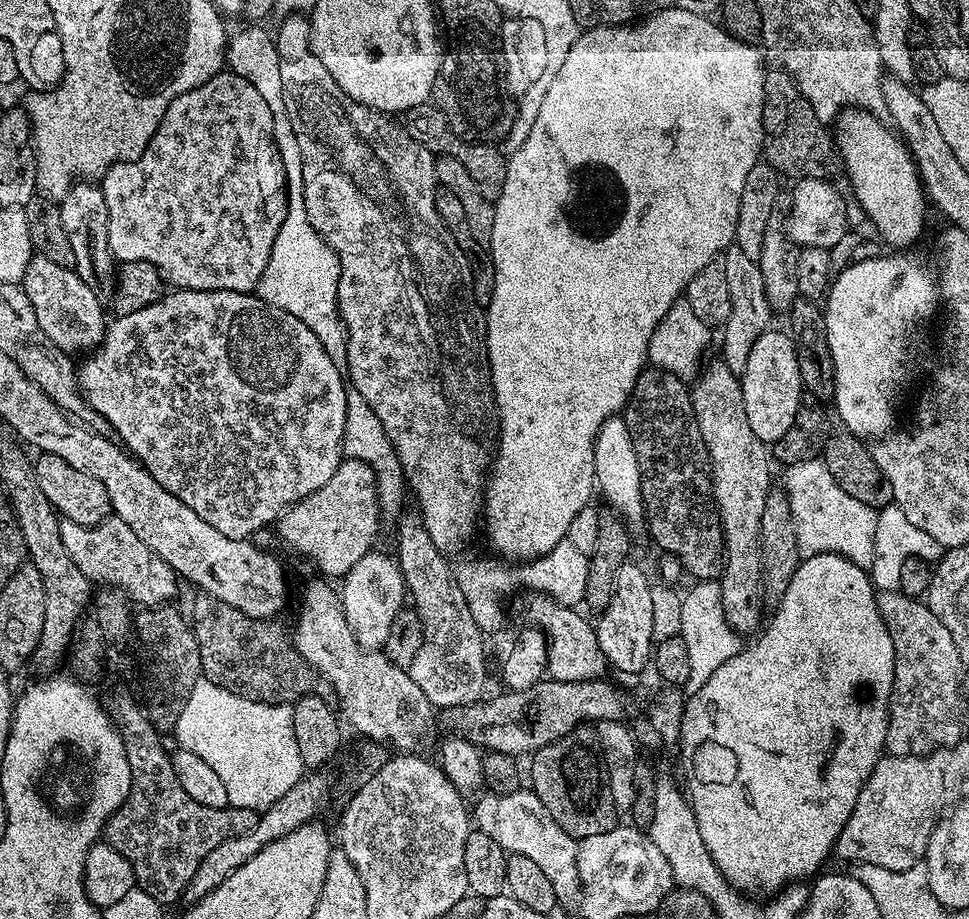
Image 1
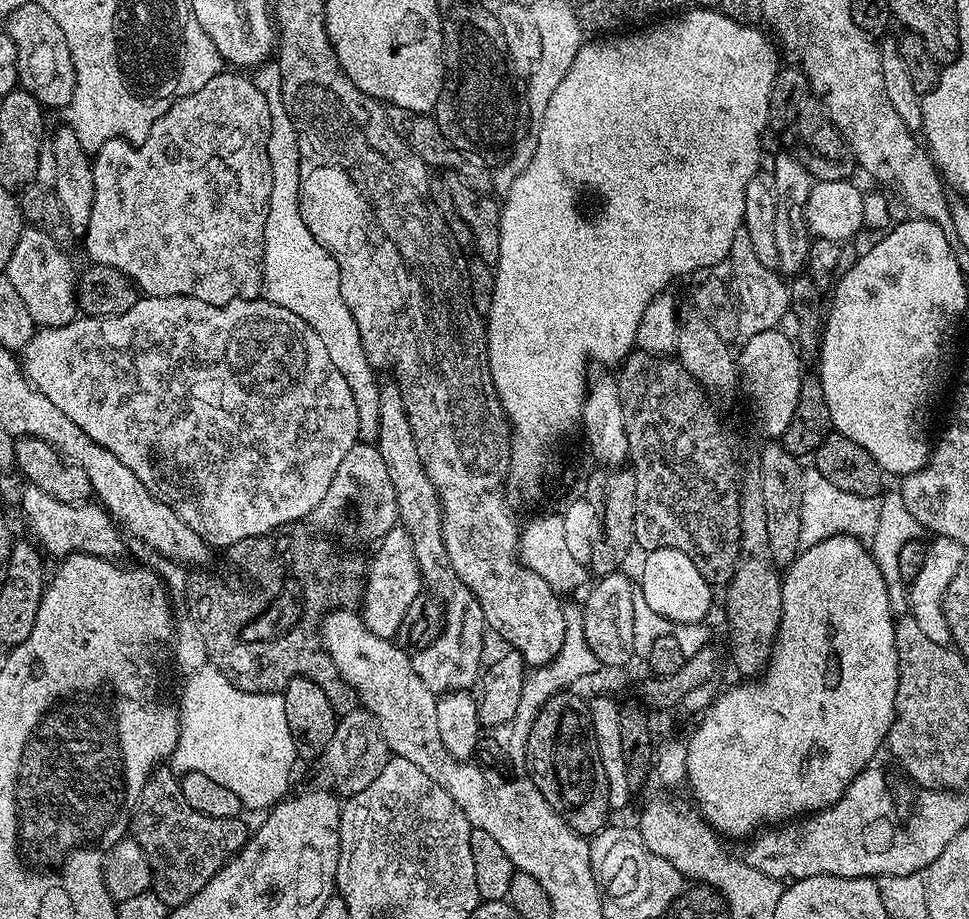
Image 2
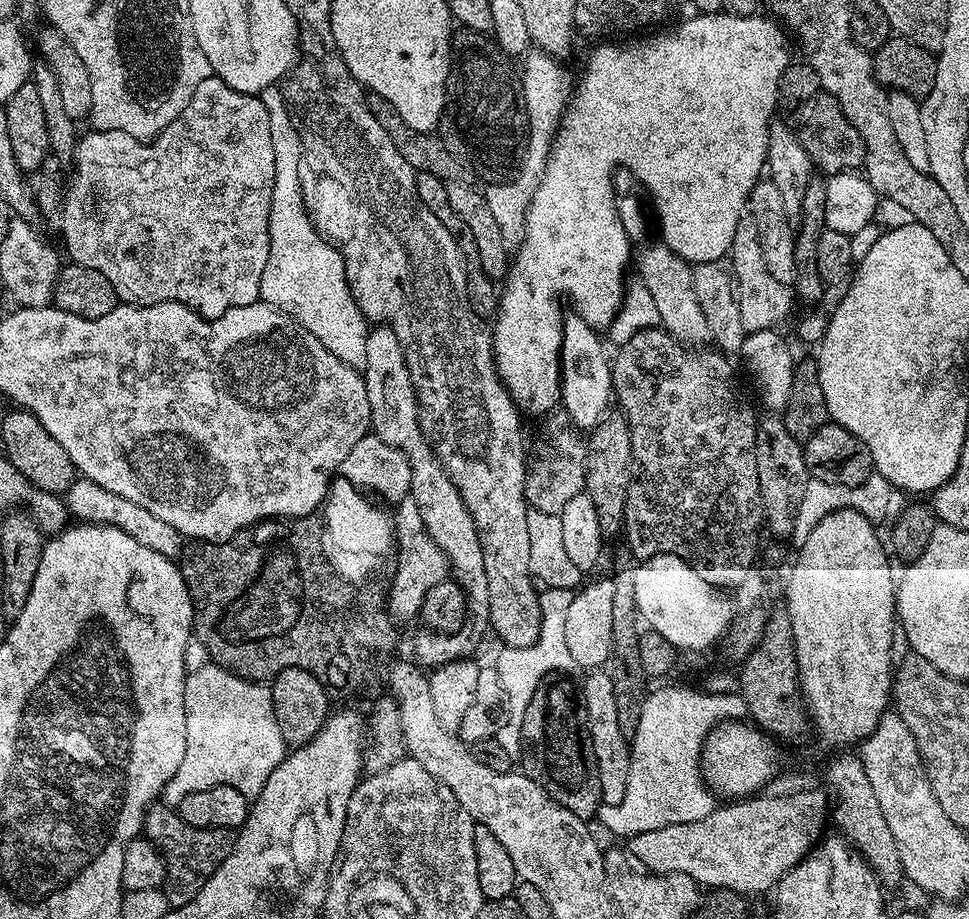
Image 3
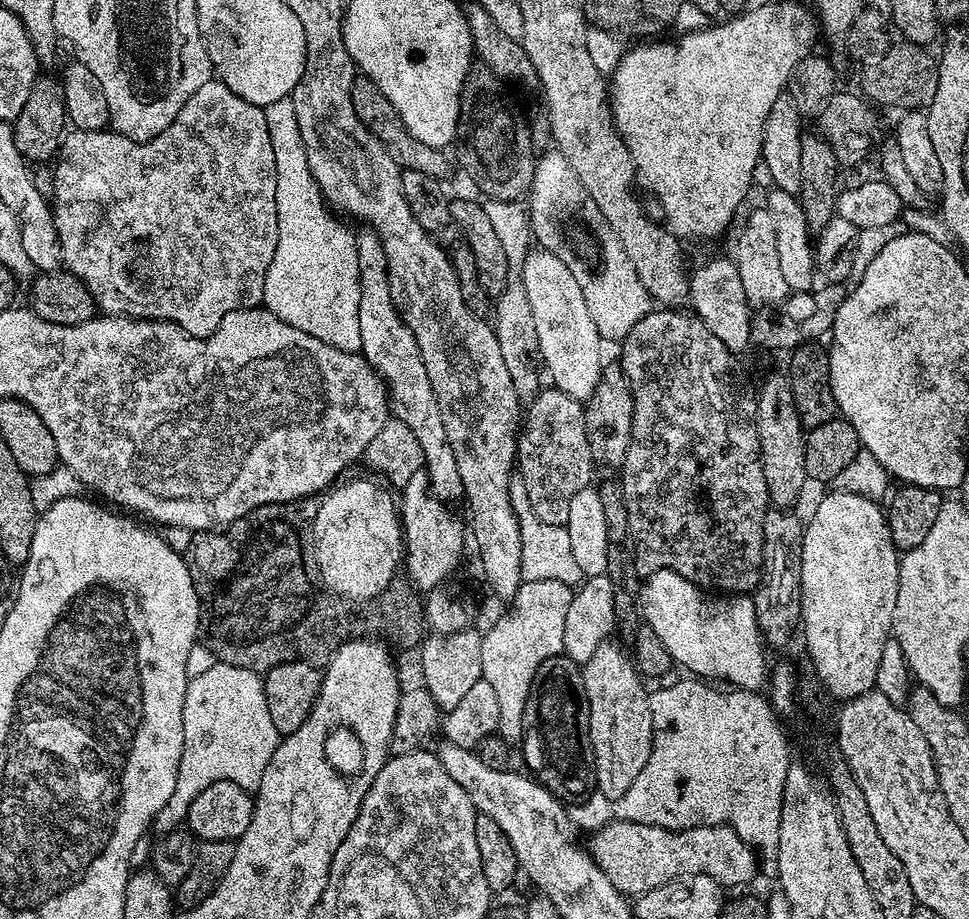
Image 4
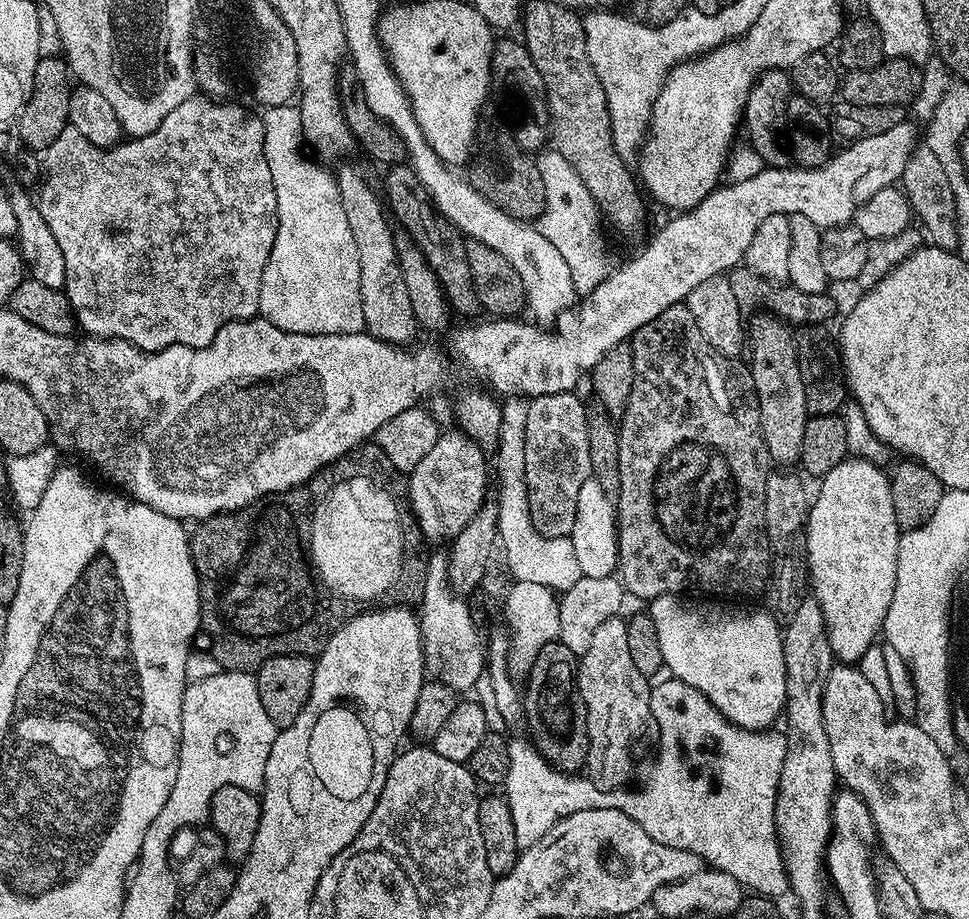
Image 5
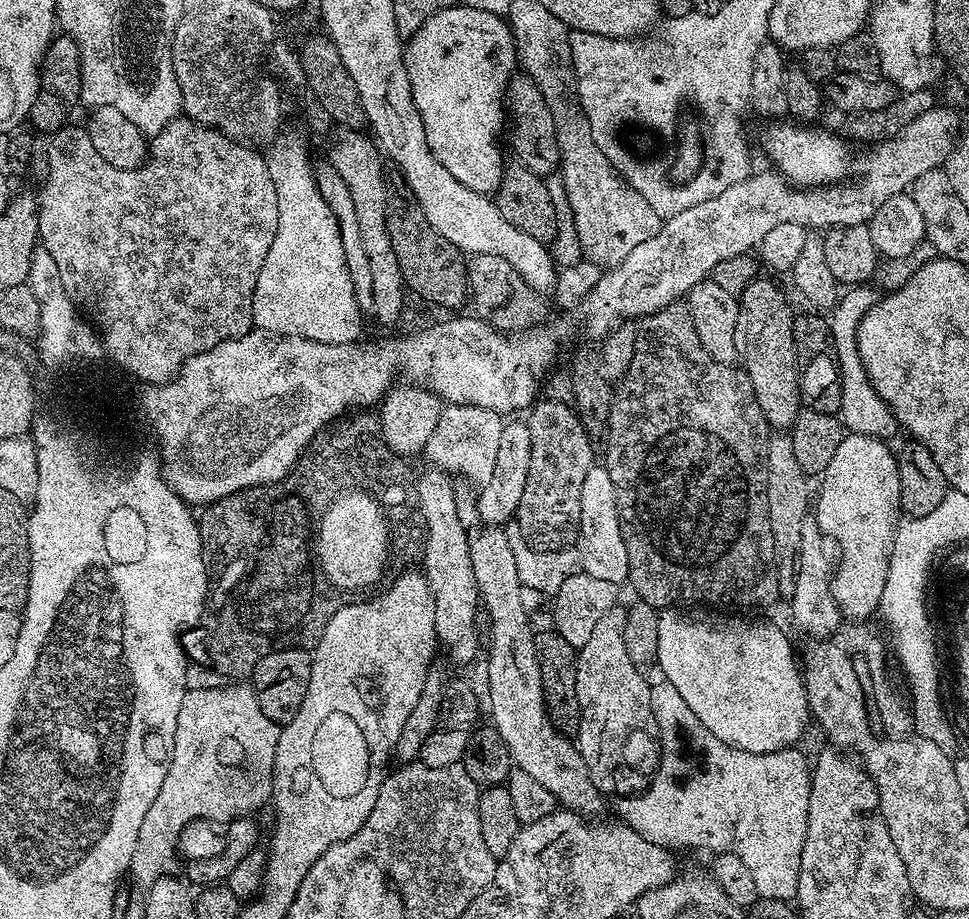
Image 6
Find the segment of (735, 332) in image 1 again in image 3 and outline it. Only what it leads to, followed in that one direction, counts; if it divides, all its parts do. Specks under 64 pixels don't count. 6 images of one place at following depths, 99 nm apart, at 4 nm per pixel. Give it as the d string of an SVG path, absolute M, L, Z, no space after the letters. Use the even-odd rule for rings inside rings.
M746 214L734 230L734 242L730 253L730 263L736 275L738 286L738 306L742 309L742 326L745 333L775 329L788 316L794 305L794 292L789 285L778 282L766 268L766 258L762 258L762 238L758 222L751 214Z

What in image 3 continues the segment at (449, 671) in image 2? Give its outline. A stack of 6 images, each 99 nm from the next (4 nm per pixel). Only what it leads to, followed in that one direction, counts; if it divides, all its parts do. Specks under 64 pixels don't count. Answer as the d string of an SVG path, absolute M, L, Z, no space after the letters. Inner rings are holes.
M376 326L371 329L366 338L366 366L362 369L364 385L366 386L366 398L370 398L370 418L372 419L371 431L382 442L394 446L407 454L412 471L412 490L410 499L422 510L422 522L426 522L426 530L430 538L442 549L448 557L448 566L451 579L460 584L465 592L467 600L467 620L456 633L442 634L439 632L427 632L422 630L415 644L415 659L426 668L440 667L450 661L471 657L478 646L484 631L489 631L488 615L490 614L490 594L486 582L486 566L482 558L482 546L478 538L478 530L474 526L474 518L450 474L442 466L442 462L436 457L436 450L427 434L420 425L420 403L416 397L416 387L410 376L410 370L406 366L406 358L394 330L387 326Z

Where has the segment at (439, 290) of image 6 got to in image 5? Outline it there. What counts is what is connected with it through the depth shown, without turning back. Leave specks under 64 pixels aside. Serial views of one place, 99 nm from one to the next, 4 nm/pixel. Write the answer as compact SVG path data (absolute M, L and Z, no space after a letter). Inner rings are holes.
M407 162L394 164L385 172L388 173L384 176L384 192L382 188L382 196L386 201L387 211L397 225L400 223L405 228L401 229L406 233L408 239L419 246L420 253L426 258L430 270L434 270L436 281L439 282L440 289L444 291L444 298L448 301L449 309L453 313L457 312L460 316L472 316L468 318L479 317L482 309L478 302L478 294L474 294L474 282L470 278L470 262L466 262L465 237L461 236L460 231L446 217L441 216L437 212L436 207L432 204L431 198L428 196L428 191L422 186L422 182L418 182L418 174L414 174L411 164Z

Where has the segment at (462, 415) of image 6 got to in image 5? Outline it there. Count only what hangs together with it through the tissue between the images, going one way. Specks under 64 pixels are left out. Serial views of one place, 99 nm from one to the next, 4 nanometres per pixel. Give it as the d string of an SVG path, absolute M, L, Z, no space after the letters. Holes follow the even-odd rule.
M444 430L434 446L430 446L430 454L426 454L426 458L422 458L422 462L418 462L416 469L407 477L408 503L415 527L425 541L451 541L482 507L488 476L490 480L490 468L484 465L484 456L485 449L474 443L466 433Z

